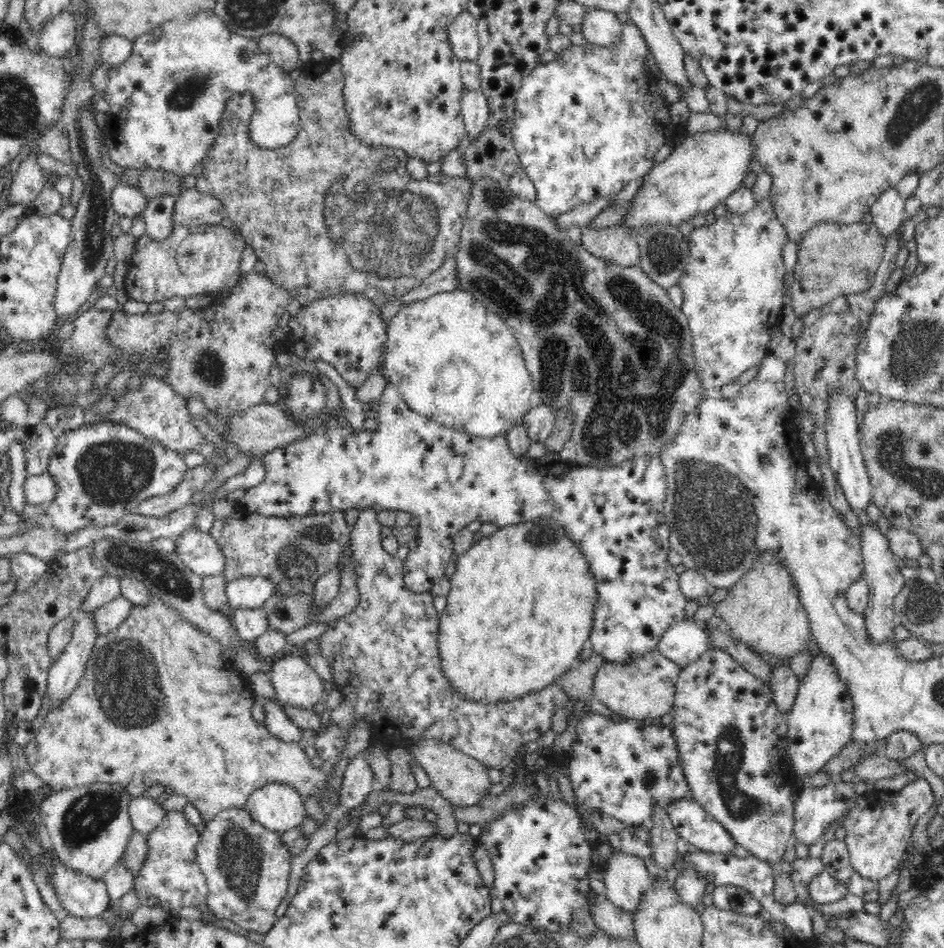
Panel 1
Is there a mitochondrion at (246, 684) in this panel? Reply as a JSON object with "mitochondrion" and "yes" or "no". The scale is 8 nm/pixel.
{"mitochondrion":"no"}

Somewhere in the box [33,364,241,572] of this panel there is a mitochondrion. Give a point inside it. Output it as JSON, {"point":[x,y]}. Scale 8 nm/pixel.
{"point":[112,473]}

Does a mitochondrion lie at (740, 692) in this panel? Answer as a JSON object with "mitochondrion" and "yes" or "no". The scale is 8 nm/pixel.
{"mitochondrion":"no"}

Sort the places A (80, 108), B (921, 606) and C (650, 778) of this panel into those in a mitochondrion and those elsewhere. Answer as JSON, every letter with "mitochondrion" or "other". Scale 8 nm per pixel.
{"A":"mitochondrion","B":"mitochondrion","C":"mitochondrion"}

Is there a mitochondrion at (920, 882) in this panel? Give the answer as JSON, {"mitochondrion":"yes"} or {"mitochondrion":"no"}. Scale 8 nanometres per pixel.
{"mitochondrion":"no"}

